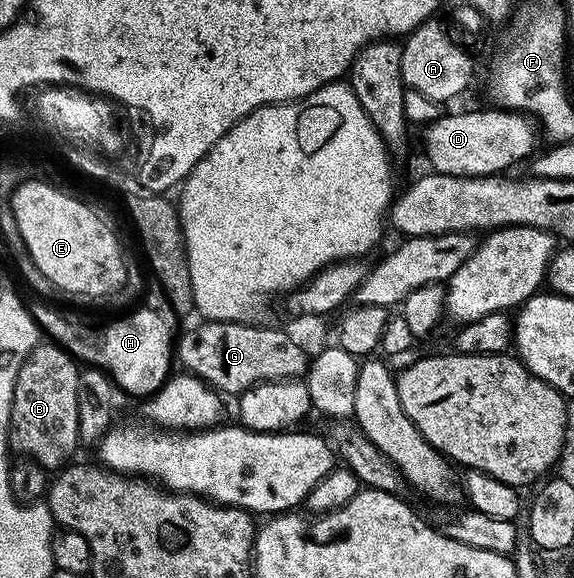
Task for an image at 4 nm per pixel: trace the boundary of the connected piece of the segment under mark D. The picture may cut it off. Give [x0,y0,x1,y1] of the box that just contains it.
[424,108,536,176]

